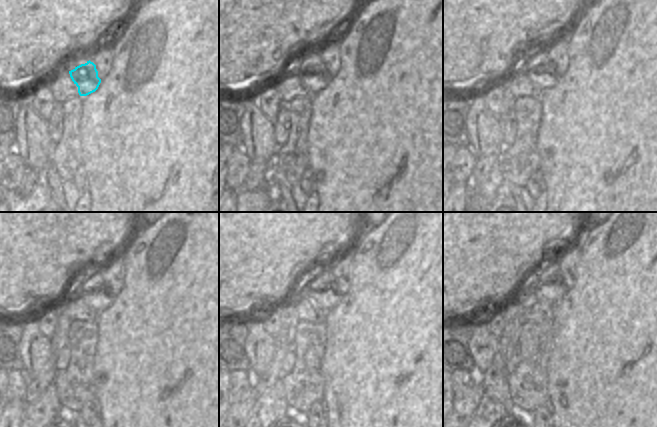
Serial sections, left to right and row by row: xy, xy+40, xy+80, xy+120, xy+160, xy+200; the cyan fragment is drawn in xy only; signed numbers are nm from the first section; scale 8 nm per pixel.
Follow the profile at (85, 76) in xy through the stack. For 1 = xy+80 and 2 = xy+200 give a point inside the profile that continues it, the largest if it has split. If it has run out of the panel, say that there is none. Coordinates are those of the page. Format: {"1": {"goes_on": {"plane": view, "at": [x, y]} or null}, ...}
{"1": {"goes_on": {"plane": "xy+80", "at": [549, 81]}}, "2": {"goes_on": {"plane": "xy+200", "at": [550, 275]}}}

